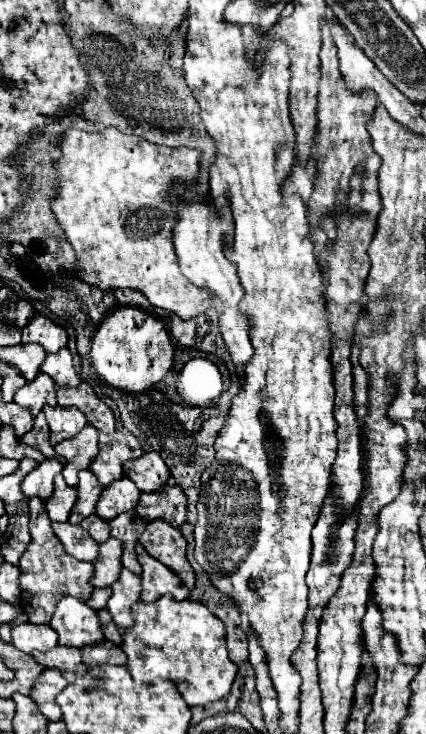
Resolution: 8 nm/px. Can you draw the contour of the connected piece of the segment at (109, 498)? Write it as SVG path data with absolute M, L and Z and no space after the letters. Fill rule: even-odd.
M121 478L119 482L113 482L103 490L101 500L97 504L99 518L109 522L111 518L115 518L115 514L135 510L139 502L139 494L141 494L139 488L129 478Z

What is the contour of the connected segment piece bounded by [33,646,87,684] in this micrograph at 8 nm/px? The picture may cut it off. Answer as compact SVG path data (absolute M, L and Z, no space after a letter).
M57 646L55 650L33 654L33 658L43 668L57 668L69 684L75 682L79 676L83 676L87 670L87 666L81 660L81 650L67 646Z

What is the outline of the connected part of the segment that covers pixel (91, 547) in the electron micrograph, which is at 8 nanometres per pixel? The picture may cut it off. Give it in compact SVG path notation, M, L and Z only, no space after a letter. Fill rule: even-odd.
M53 522L53 530L57 538L63 542L67 554L71 554L73 558L87 562L93 562L97 558L97 550L99 550L97 542L79 524Z

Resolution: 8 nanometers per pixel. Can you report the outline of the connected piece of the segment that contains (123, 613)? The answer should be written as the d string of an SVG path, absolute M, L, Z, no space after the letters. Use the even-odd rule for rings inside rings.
M123 568L119 580L115 582L115 586L111 586L113 594L107 602L107 610L113 618L113 622L125 630L133 626L133 616L131 616L131 606L139 600L141 594L141 578L137 574L133 574L131 570Z

